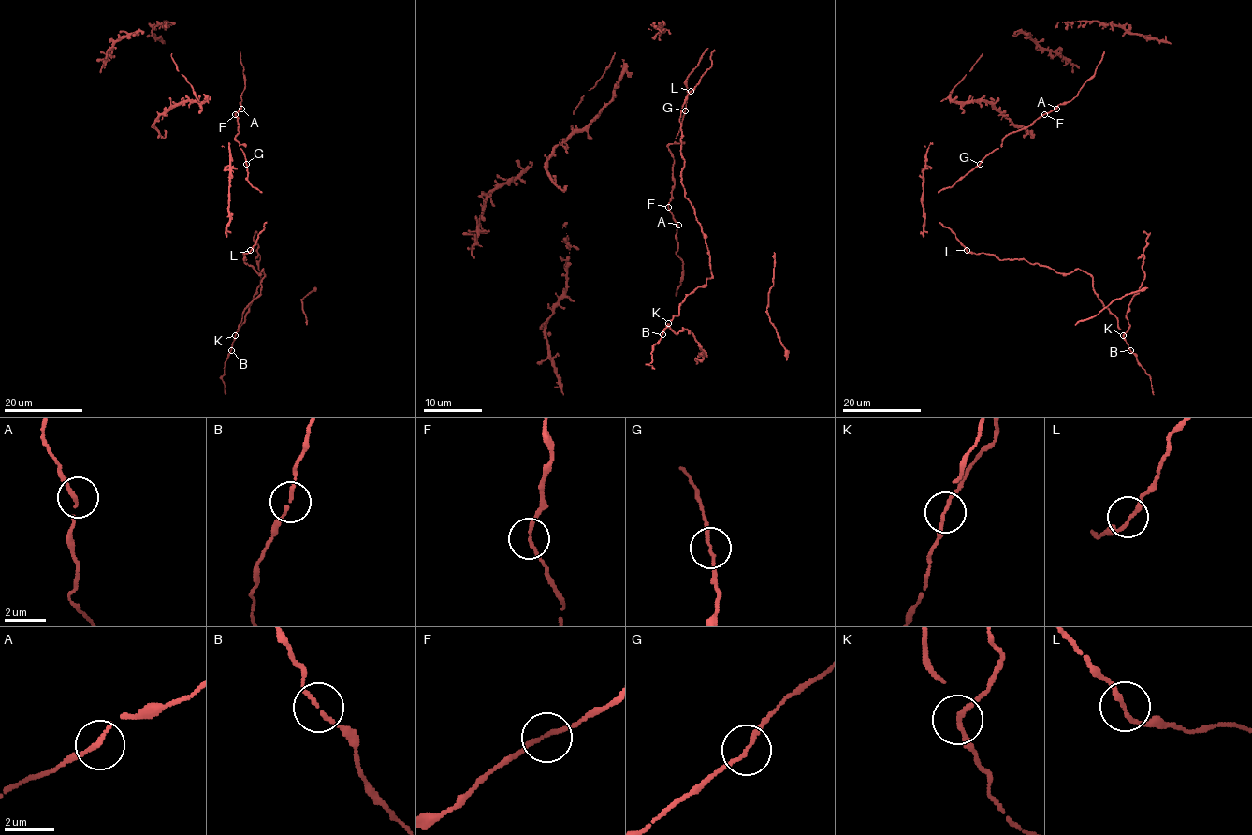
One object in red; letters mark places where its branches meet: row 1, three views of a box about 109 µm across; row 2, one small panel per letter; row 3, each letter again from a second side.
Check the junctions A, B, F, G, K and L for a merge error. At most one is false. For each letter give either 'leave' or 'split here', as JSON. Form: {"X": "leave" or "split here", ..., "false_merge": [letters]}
{"A": "leave", "B": "leave", "F": "leave", "G": "leave", "K": "split here", "L": "leave", "false_merge": ["K"]}

